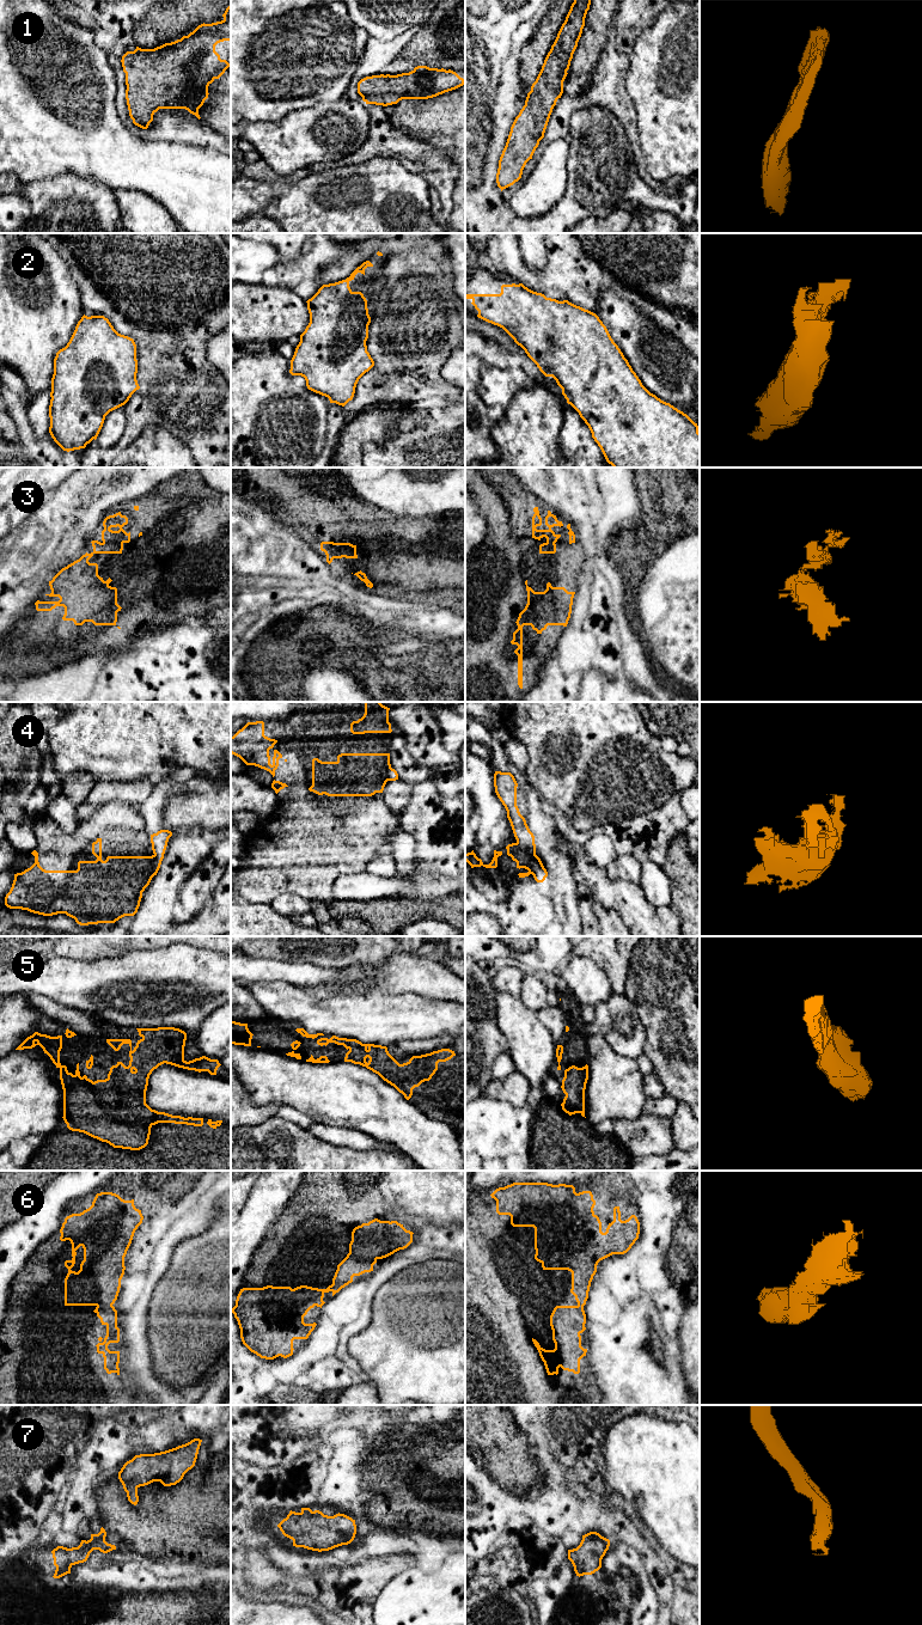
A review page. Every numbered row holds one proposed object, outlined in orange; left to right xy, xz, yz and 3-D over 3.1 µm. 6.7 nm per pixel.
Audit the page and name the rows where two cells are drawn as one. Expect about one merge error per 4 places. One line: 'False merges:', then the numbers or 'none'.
False merges: 3, 4

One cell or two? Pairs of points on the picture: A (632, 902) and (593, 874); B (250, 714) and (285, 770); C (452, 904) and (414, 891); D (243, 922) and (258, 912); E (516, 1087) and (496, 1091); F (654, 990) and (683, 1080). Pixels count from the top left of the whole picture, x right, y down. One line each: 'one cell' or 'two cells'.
A: one cell
B: two cells
C: two cells
D: one cell
E: one cell
F: one cell

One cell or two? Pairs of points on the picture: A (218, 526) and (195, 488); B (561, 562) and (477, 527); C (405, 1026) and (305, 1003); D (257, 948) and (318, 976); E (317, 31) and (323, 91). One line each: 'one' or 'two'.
A: two
B: two
C: one
D: two
E: one

